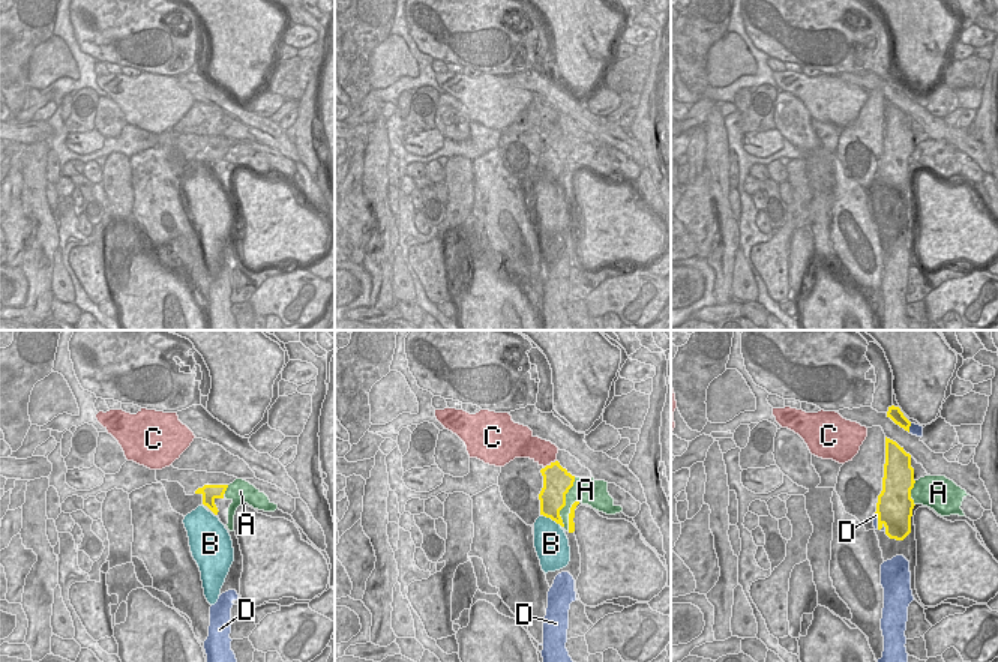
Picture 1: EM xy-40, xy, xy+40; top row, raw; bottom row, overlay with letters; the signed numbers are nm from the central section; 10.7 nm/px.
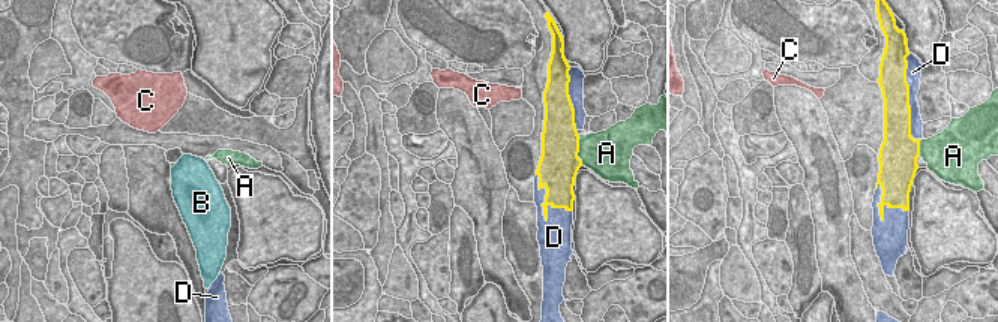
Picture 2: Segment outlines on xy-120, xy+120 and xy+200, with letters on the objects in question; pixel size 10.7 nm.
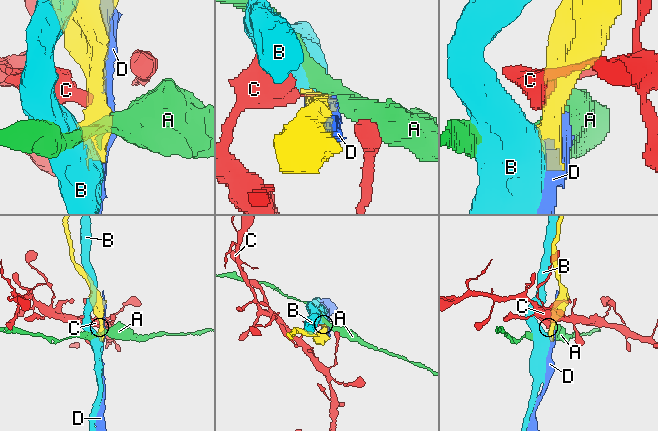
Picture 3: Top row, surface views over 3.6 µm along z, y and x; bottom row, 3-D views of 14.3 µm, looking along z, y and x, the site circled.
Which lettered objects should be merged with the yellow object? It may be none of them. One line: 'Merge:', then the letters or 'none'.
Merge: D

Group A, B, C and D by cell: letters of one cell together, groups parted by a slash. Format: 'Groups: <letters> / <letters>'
Groups: A / B / C / D

